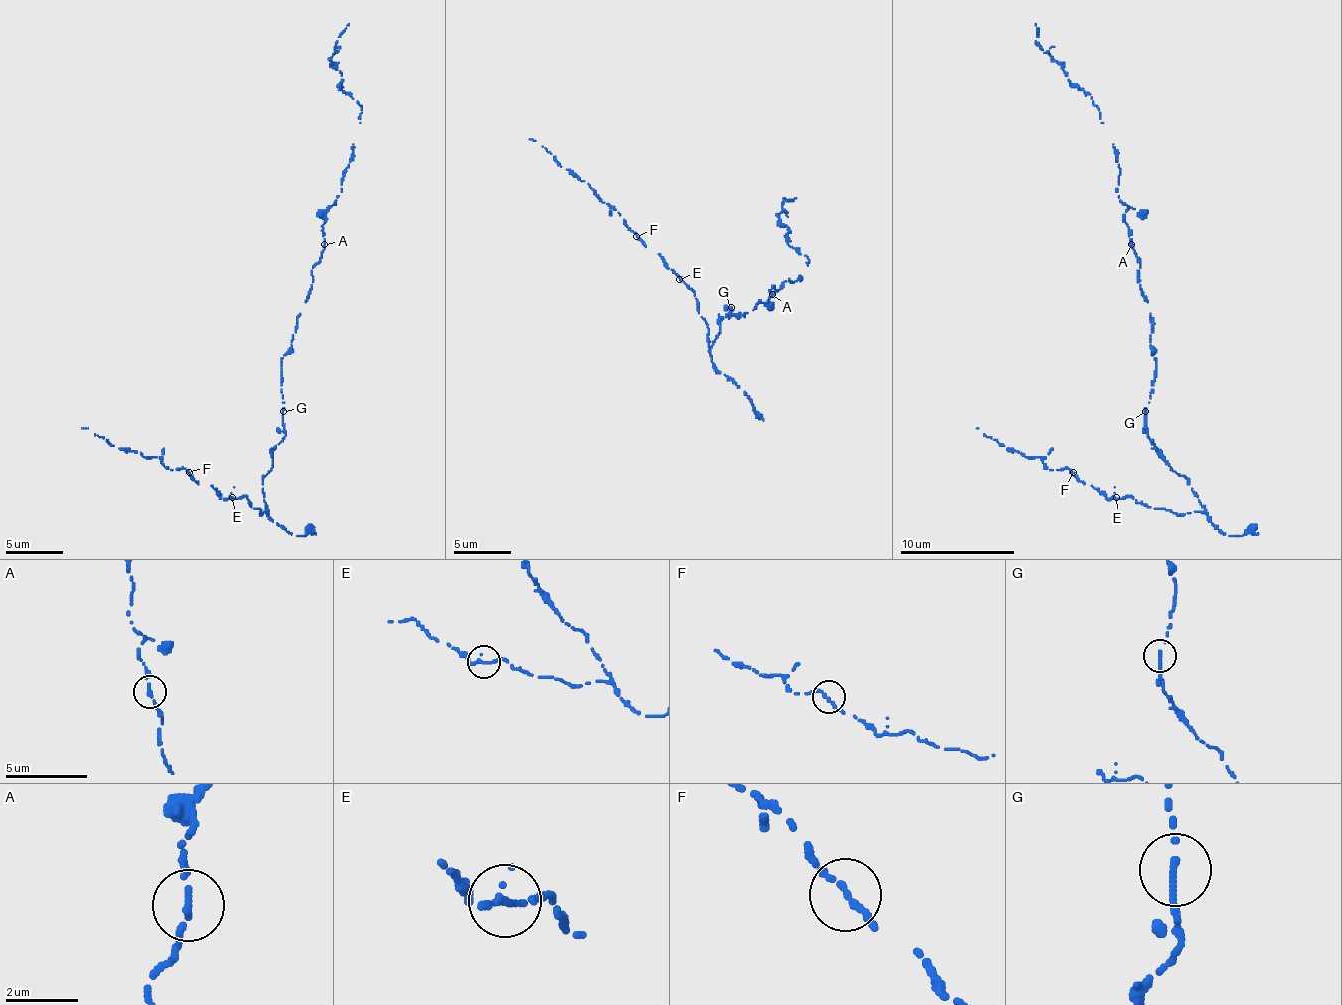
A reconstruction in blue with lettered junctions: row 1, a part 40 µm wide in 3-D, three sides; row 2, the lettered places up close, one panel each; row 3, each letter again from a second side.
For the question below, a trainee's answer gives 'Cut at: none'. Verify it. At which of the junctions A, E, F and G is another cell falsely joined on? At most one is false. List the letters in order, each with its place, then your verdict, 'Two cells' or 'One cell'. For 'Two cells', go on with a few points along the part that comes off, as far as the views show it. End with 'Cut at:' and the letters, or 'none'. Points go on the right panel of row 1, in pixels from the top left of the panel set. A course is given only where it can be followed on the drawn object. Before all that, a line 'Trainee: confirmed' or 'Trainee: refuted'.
Trainee: confirmed
A: Place: (1131, 244). One cell
E: Place: (1116, 497). One cell
F: Place: (1073, 472). One cell
G: Place: (1145, 411). One cell
Cut at: none

